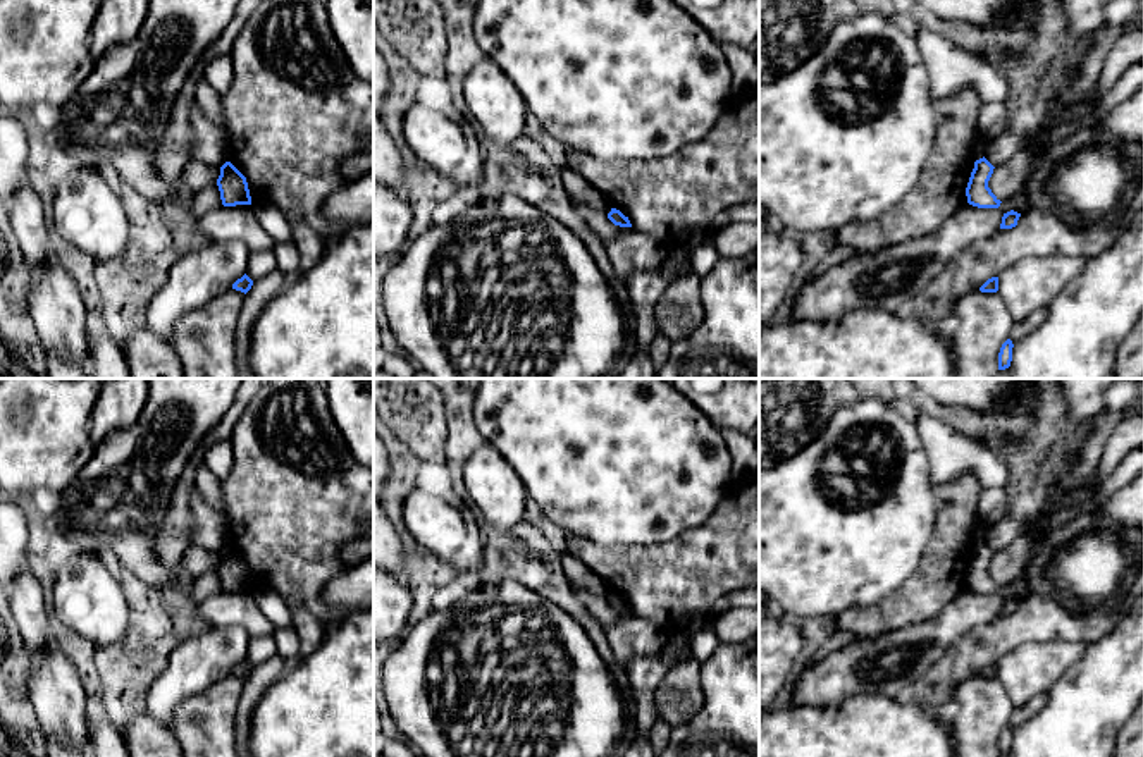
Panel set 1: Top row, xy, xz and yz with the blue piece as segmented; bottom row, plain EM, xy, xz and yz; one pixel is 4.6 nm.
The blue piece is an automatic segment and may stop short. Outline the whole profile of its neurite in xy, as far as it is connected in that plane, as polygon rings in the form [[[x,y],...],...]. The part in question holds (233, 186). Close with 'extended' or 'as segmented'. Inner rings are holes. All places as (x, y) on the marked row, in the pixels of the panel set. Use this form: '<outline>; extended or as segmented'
[[[231,162],[220,167],[217,186],[224,206],[251,205],[246,177]]]; as segmented

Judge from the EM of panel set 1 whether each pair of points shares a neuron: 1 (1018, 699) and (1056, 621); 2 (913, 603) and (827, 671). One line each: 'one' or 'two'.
1: two
2: two

